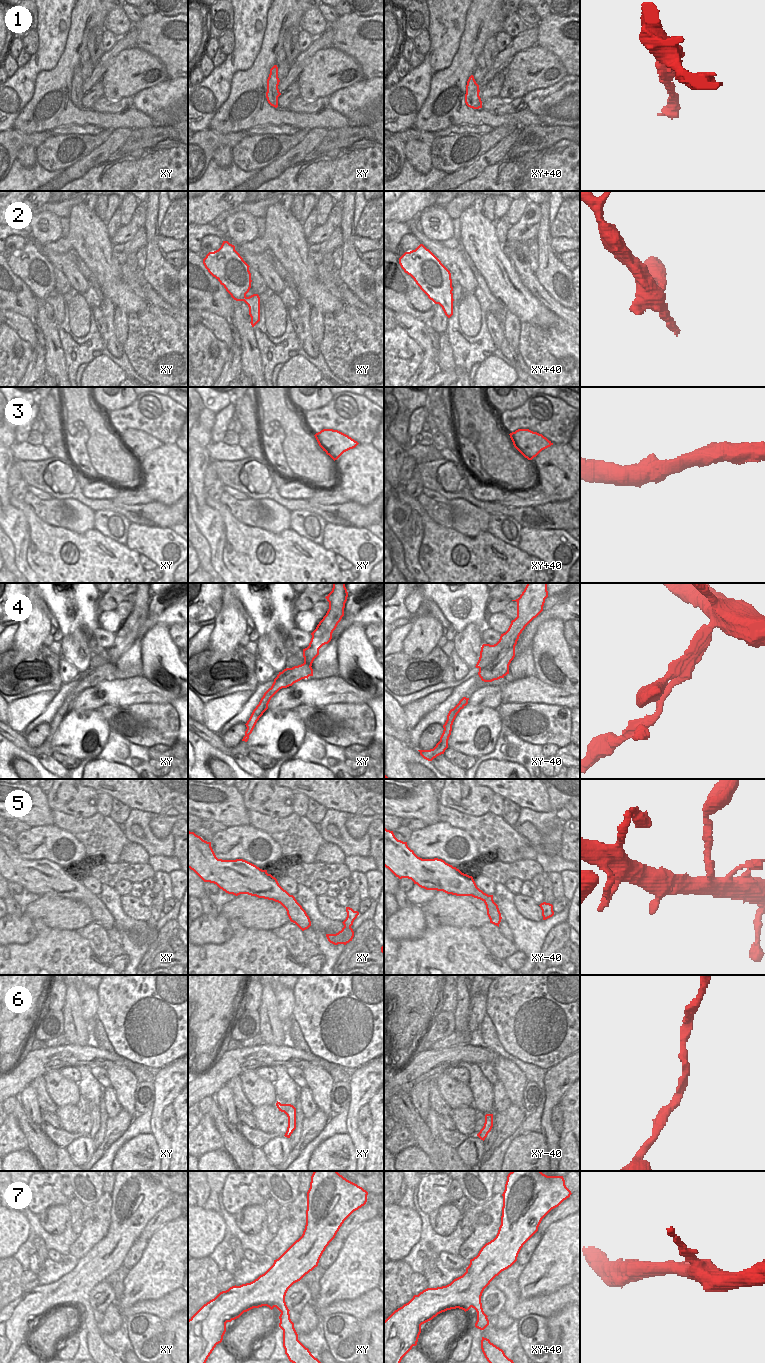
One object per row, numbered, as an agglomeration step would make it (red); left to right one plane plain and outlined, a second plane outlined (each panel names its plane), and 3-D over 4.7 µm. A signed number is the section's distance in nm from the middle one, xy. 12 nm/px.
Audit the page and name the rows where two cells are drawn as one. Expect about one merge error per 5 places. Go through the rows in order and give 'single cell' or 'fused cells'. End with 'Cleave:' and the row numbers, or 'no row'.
1: single cell
2: single cell
3: single cell
4: fused cells
5: fused cells
6: single cell
7: single cell
Cleave: 4, 5

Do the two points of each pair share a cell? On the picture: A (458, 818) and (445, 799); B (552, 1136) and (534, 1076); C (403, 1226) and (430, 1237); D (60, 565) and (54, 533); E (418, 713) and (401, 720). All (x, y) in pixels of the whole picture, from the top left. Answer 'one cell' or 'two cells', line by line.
A: two cells
B: two cells
C: two cells
D: one cell
E: two cells

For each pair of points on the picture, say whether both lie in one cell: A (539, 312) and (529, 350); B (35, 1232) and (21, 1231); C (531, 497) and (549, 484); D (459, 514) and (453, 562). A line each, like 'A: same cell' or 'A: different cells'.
A: different cells
B: different cells
C: different cells
D: different cells

